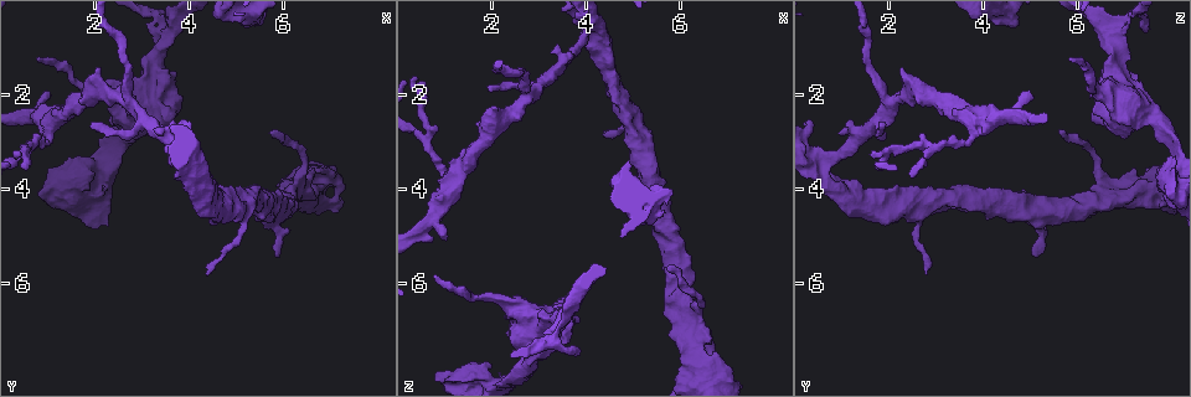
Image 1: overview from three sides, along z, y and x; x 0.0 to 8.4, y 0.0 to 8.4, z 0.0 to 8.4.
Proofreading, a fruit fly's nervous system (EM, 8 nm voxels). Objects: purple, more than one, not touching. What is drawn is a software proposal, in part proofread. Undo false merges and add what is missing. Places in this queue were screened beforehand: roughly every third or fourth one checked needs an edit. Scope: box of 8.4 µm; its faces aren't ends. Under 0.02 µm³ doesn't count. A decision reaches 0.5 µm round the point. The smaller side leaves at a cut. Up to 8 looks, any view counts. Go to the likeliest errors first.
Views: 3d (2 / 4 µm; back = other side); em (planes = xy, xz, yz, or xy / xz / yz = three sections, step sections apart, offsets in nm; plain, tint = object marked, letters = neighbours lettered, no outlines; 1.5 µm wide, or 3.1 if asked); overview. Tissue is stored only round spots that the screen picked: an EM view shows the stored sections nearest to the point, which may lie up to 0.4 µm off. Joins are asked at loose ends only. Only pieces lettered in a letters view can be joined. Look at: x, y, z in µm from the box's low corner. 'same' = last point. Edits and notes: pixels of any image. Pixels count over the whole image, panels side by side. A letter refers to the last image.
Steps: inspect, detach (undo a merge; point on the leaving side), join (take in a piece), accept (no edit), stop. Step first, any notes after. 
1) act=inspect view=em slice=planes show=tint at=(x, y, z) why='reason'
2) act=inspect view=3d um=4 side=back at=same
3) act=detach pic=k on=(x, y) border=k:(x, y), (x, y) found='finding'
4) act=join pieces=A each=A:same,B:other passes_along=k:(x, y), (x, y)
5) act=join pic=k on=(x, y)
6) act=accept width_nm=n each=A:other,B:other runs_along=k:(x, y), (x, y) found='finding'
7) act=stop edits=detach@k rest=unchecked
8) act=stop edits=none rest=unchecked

act=inspect view=em slice=planes show=letters at=(4.40, 5.80, 2.80) why='thin end'

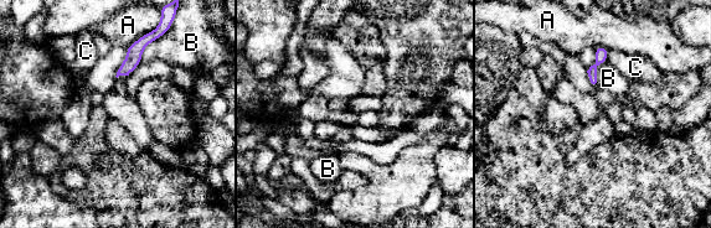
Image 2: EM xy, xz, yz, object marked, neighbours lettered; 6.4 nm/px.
act=accept width_nm=80 longest_contact=B:380nm each=A:other,B:other,C:other found='none of them fits'

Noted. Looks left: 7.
act=inspect view=em slice=planes show=tint at=(4.10, 3.60, 0.55) why='three arms meet'

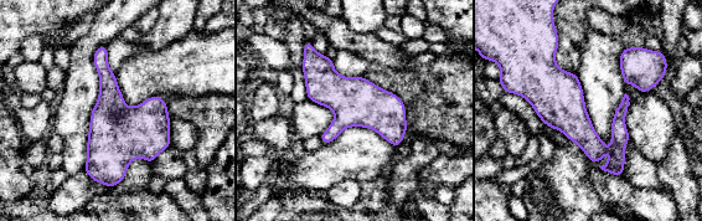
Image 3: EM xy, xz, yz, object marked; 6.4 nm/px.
act=inspect view=em slice=planes show=letters at=same

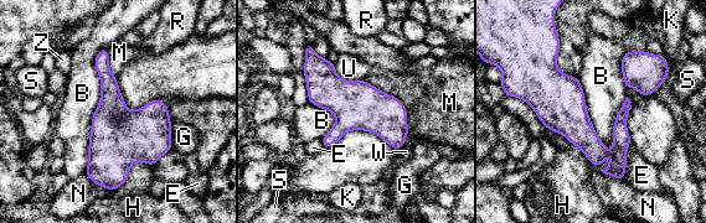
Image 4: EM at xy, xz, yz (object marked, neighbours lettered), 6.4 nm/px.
act=accept width_nm=320 longest_contact=B:700nm each=B:other,E:other,G:other,H:other,K:other,M:other,N:other,R:other,S:other,U:other,W:other,Z:other found='one neuron here'

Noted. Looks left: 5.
act=inspect view=3d um=4 at=(1.50, 3.55, 7.95) why='sudden change in width'

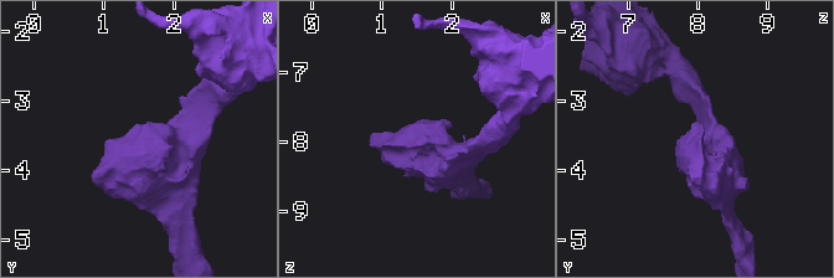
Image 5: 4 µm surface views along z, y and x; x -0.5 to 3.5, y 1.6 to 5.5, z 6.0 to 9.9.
act=inspect view=em um=3.1 slice=planes show=plain at=(1.55, 3.60, 7.95) arm_widths_nm=380,600 why='need the tissue'

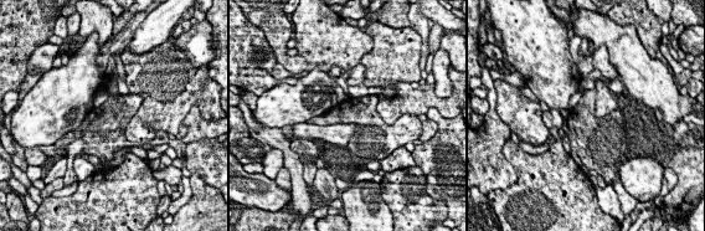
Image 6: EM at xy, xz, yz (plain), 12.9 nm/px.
act=inspect view=em um=3.1 slice=planes show=letters at=same why='what lies round it'

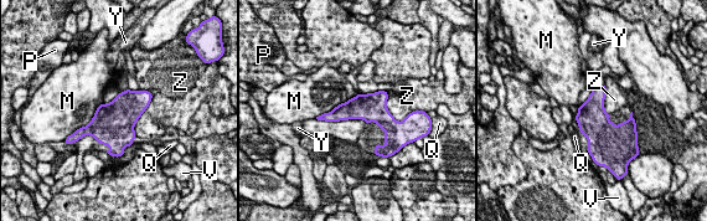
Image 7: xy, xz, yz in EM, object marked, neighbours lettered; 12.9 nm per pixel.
act=accept width_nm=360 each=M:other,P:other,Q:other,V:other,Y:other,Z:other border=7:(148, 90), (151, 101), (135, 135) found='one neuron here'

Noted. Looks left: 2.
act=stop edits=none rest=unchecked

